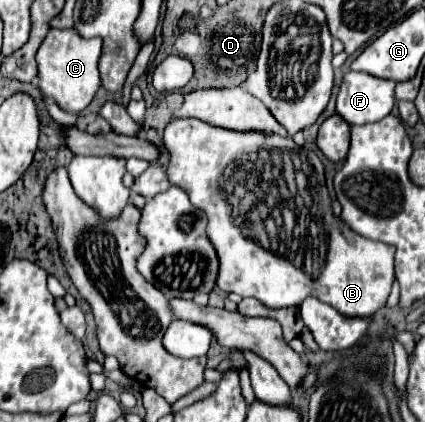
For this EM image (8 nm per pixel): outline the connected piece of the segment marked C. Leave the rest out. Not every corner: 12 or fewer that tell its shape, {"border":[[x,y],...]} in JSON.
{"border":[[51,28],[39,90],[81,112],[101,88],[101,38]]}

